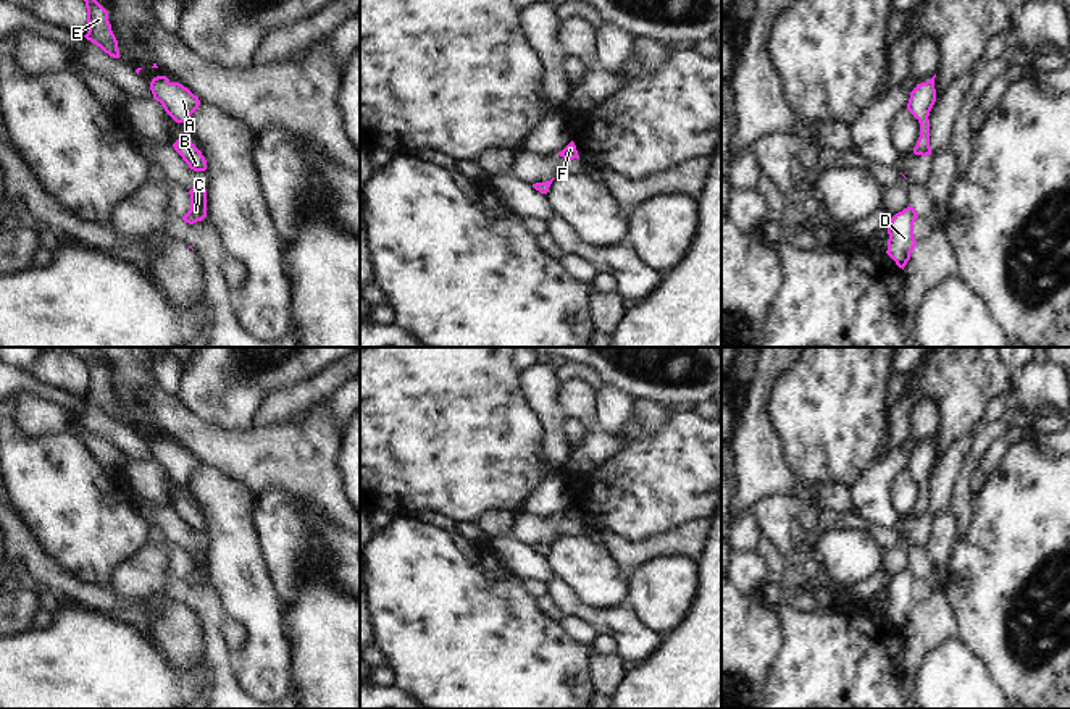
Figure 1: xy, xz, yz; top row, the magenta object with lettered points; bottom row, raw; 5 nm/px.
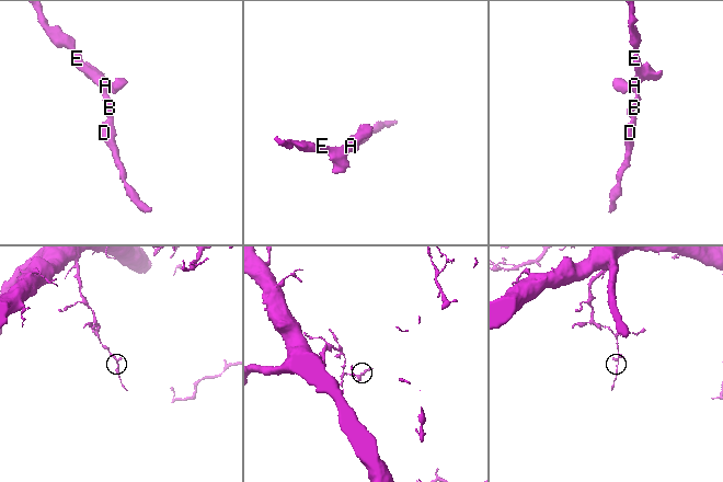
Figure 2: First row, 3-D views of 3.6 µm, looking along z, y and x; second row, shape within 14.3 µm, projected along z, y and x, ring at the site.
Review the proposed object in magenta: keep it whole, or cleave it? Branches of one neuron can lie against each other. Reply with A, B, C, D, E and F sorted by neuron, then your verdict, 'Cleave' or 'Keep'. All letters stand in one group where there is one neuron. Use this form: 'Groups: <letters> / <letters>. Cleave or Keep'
Groups: A B C D E F. Keep.

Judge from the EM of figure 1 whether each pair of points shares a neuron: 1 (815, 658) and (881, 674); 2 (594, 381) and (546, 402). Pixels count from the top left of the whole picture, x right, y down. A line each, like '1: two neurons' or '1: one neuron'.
1: one neuron
2: two neurons

